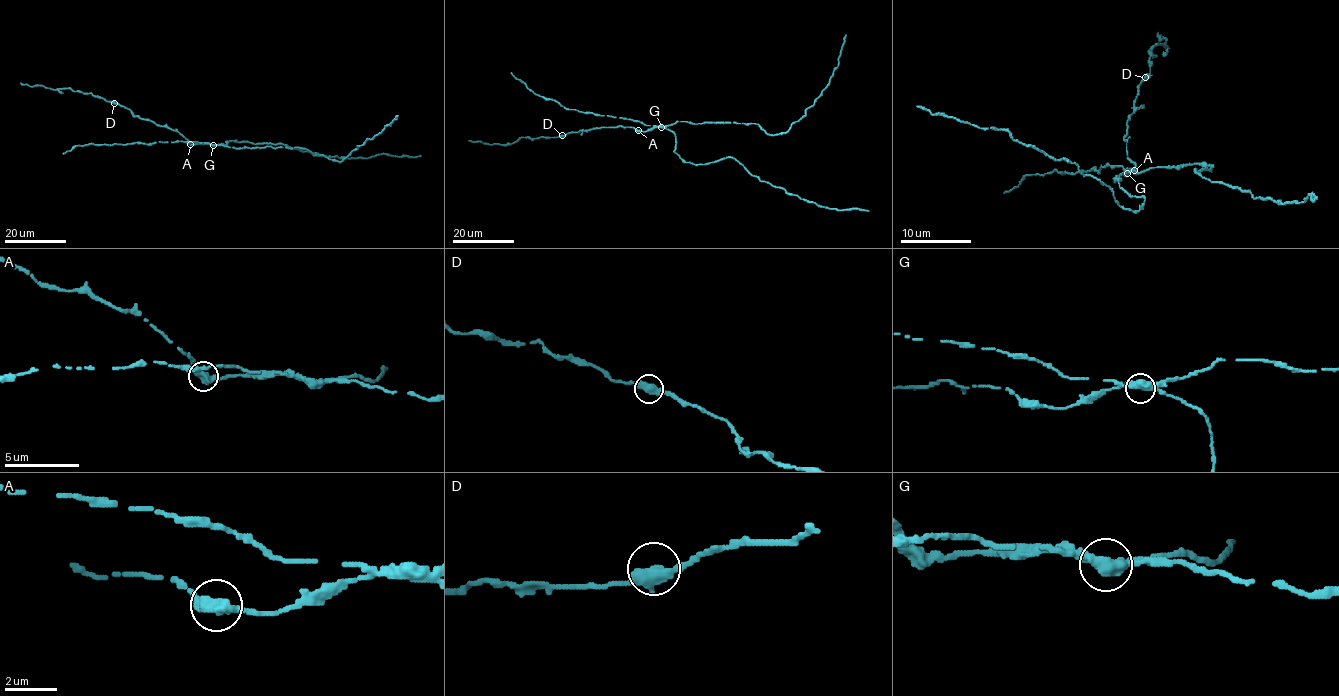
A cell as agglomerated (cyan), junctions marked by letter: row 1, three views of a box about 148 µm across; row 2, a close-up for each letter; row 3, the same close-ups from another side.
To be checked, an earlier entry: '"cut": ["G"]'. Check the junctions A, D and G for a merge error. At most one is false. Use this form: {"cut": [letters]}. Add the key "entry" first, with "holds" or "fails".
{"entry": "holds", "cut": ["G"]}

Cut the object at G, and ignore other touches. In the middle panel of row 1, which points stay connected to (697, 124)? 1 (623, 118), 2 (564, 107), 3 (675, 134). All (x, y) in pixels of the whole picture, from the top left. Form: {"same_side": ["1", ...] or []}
{"same_side": []}

